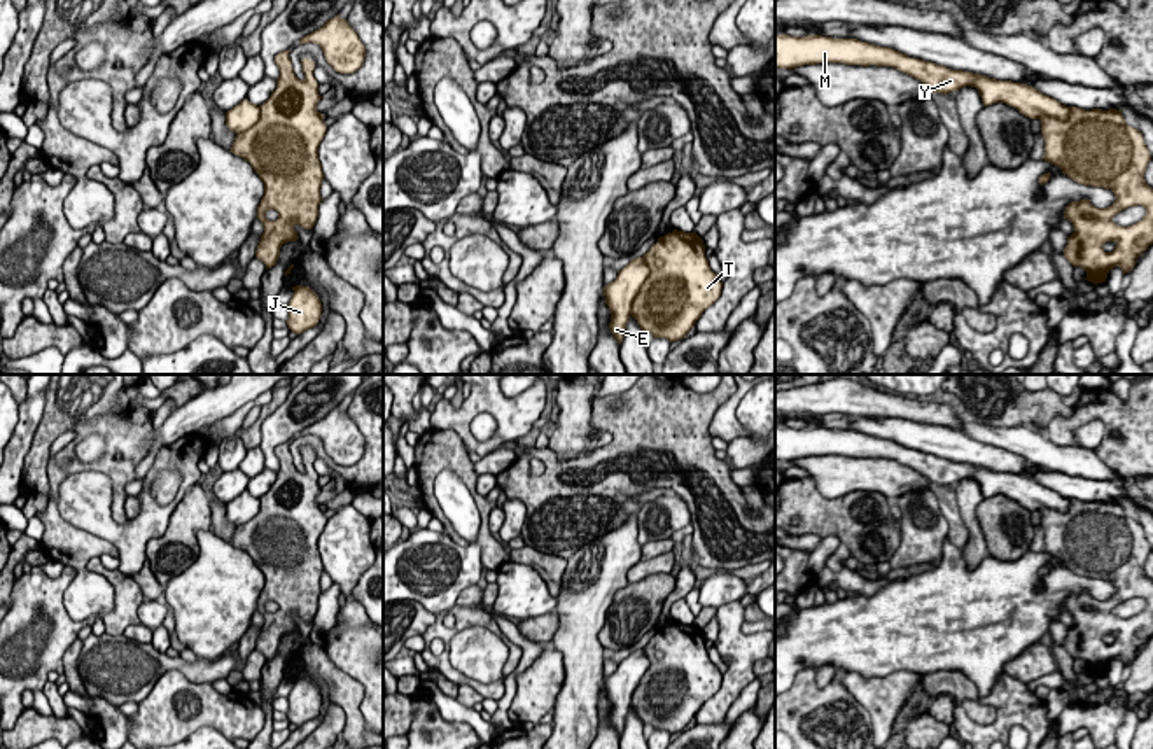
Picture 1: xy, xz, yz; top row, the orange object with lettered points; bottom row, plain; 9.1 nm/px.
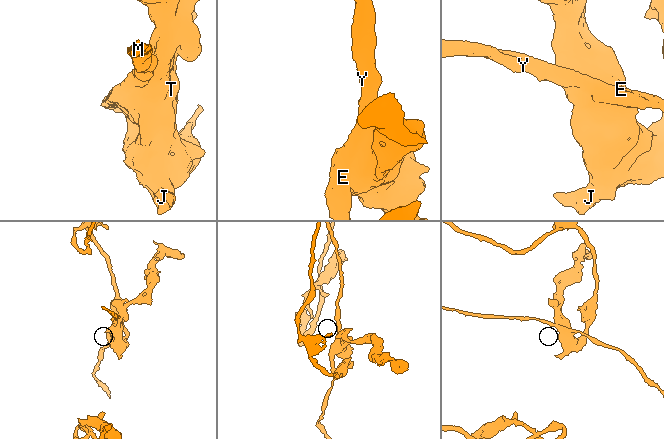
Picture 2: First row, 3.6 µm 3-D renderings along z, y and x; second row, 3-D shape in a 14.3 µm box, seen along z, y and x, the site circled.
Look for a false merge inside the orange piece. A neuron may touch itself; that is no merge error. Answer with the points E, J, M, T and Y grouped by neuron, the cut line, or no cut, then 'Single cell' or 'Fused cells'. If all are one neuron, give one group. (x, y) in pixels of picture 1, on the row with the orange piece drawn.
Groups: E M Y / J T. Split along xz (644, 256), (648, 277), (628, 314). Fused cells

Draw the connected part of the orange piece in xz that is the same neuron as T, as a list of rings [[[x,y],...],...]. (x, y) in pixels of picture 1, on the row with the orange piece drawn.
[[[674,229],[644,254],[649,276],[632,304],[632,317],[644,332],[682,340],[702,313],[712,306],[723,282],[710,270],[703,240],[693,231]]]

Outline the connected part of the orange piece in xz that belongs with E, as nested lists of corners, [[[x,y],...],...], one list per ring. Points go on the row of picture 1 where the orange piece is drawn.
[[[642,256],[632,259],[623,270],[618,271],[616,280],[604,287],[605,304],[611,310],[609,327],[619,345],[625,338],[633,299],[647,276],[649,266],[644,262]]]

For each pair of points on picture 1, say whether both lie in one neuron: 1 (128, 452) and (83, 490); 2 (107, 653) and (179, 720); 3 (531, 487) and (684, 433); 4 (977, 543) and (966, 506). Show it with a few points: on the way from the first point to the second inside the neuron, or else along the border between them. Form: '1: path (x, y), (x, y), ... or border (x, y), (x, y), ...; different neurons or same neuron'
1: border (63, 478), (104, 473), (111, 480), (112, 513); different neurons
2: border (188, 678), (177, 671), (167, 671), (137, 702); different neurons
3: path (569, 466), (593, 466), (607, 457), (646, 447); same neuron
4: path (975, 534), (968, 515); same neuron

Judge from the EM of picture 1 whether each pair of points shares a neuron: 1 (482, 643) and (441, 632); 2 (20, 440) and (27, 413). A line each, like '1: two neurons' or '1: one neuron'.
1: two neurons
2: one neuron

